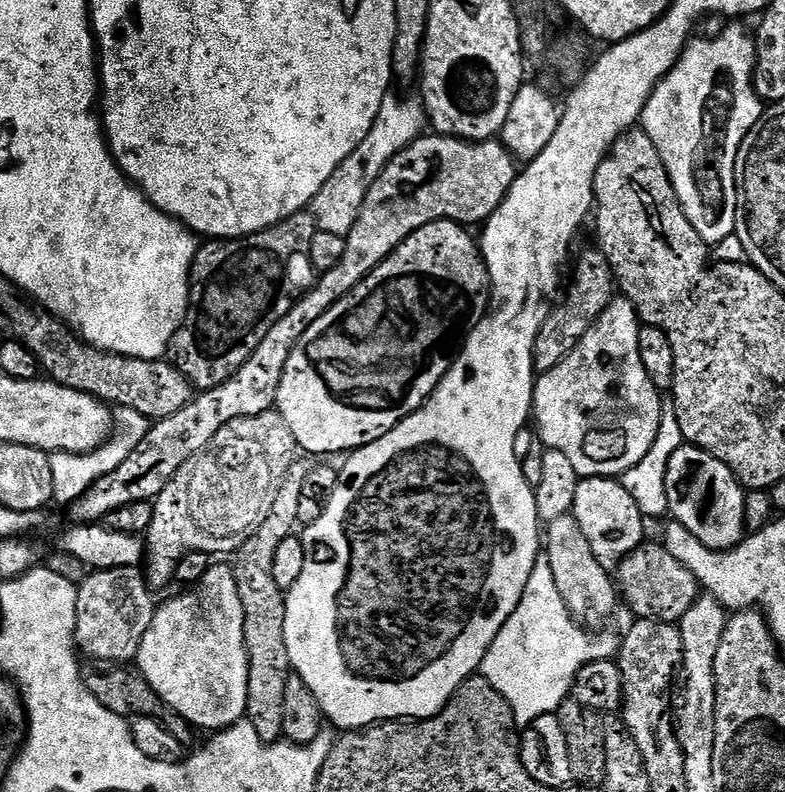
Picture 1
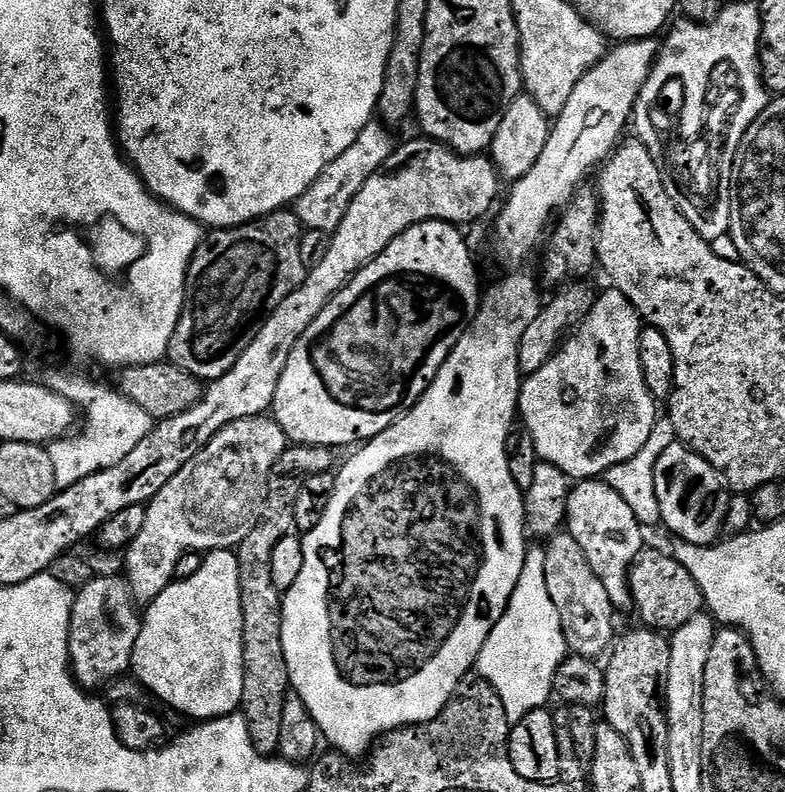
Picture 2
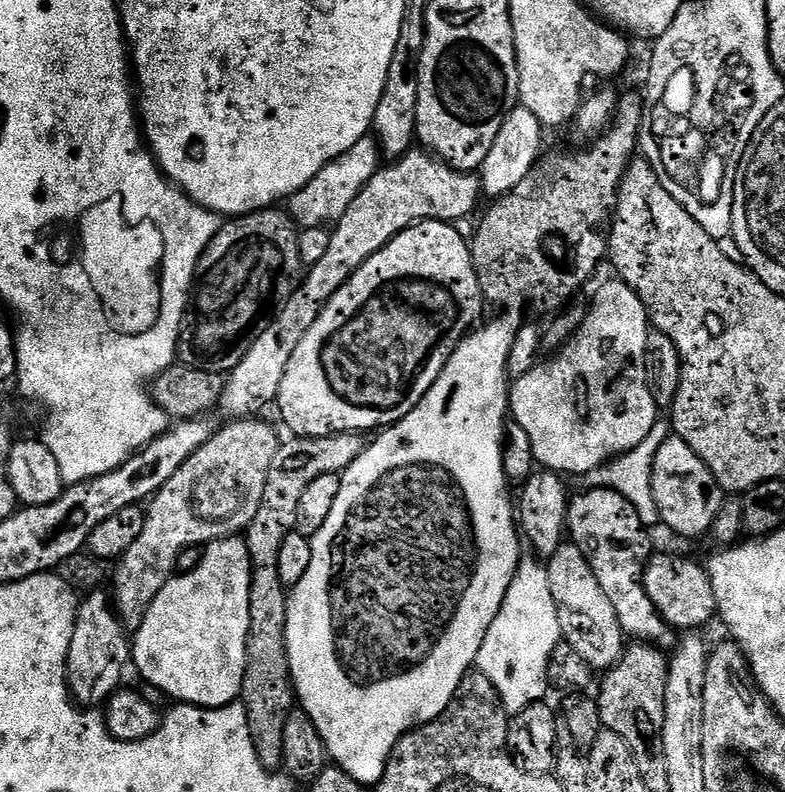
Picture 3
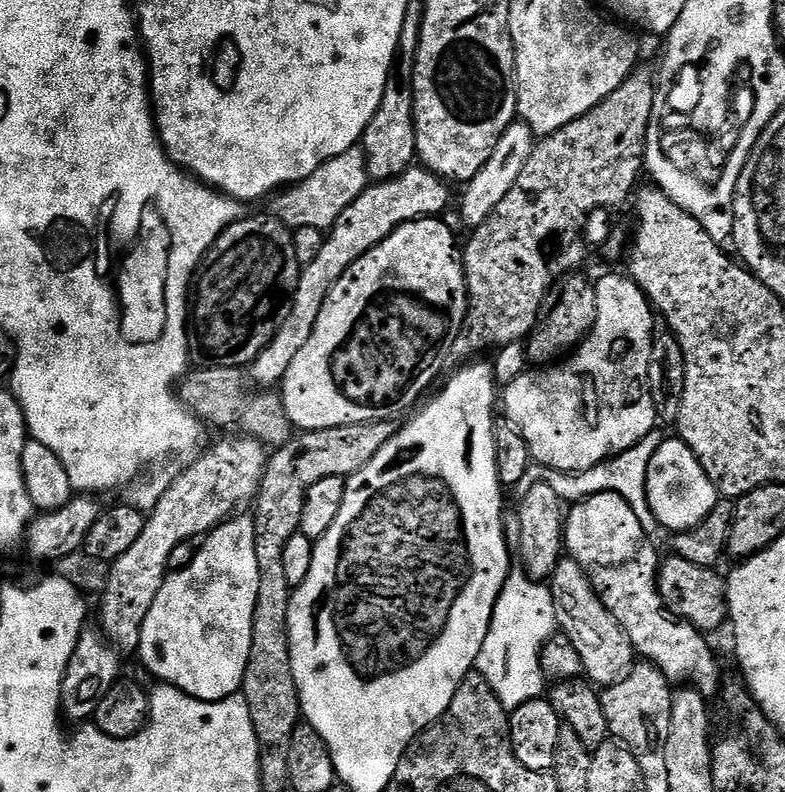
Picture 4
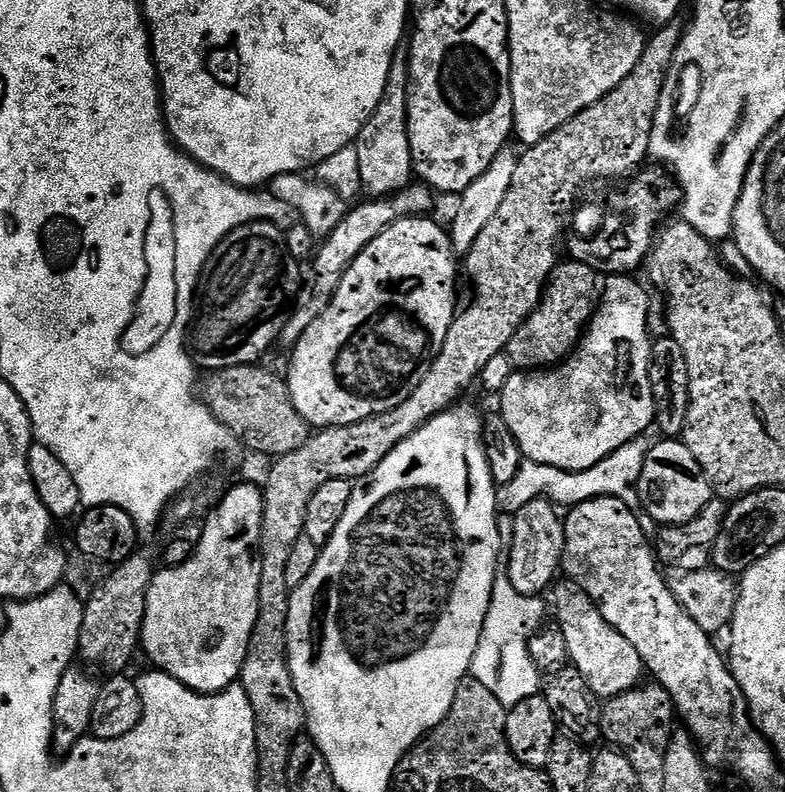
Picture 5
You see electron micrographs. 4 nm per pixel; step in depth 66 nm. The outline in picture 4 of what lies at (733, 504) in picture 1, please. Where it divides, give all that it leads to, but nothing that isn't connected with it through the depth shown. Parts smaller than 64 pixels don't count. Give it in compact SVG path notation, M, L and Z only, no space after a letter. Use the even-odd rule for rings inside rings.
M679 438L665 439L658 446L654 458L650 458L650 470L646 474L646 494L657 525L661 529L669 528L669 533L672 534L690 532L692 528L698 527L714 510L718 499L714 482L710 482L698 458Z

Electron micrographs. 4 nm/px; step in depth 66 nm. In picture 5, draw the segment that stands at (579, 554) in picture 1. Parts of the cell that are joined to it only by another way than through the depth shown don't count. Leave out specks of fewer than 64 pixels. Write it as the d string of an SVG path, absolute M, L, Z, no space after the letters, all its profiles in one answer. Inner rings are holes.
M571 582L557 583L555 623L559 624L562 634L566 638L566 650L571 667L576 668L587 686L599 698L611 698L622 694L626 690L637 687L645 679L644 663L638 658L638 650L626 642L612 624L602 618L598 606Z

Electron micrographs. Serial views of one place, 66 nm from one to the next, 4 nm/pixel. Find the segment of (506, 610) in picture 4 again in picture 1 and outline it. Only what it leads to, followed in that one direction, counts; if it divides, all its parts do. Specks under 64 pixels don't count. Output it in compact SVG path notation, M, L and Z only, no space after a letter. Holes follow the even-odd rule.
M536 563L514 614L510 614L510 618L494 638L482 665L483 679L508 703L508 711L517 725L527 726L538 718L555 713L560 704L569 699L573 680L580 668L593 660L601 659L599 642L591 640L583 631L587 632L583 627L577 626L567 606L562 602L547 563Z

